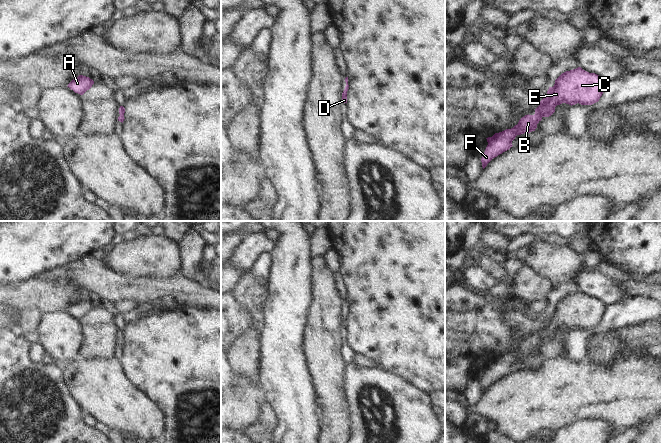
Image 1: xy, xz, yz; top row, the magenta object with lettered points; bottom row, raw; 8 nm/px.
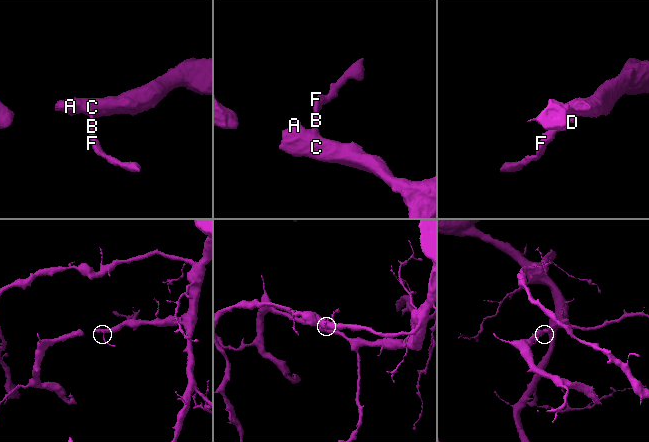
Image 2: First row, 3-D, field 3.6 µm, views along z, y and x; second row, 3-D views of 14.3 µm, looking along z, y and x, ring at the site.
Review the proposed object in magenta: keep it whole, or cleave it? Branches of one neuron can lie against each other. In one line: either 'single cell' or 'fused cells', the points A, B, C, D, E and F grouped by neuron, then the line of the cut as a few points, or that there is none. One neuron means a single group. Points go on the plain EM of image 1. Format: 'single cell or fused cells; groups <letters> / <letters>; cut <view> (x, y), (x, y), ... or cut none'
single cell; groups A B C D E F; cut none

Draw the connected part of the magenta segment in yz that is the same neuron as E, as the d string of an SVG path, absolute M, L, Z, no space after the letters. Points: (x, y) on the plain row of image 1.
M581 291L562 297L555 304L554 310L549 311L534 339L525 339L513 352L486 362L488 369L481 382L483 393L493 382L509 374L517 359L535 355L542 342L551 340L557 329L592 329L599 325L606 309L607 305L604 302Z

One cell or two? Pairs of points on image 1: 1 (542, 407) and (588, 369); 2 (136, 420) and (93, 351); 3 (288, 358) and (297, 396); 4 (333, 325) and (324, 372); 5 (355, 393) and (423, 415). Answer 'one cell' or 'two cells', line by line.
1: one cell
2: two cells
3: one cell
4: one cell
5: one cell

